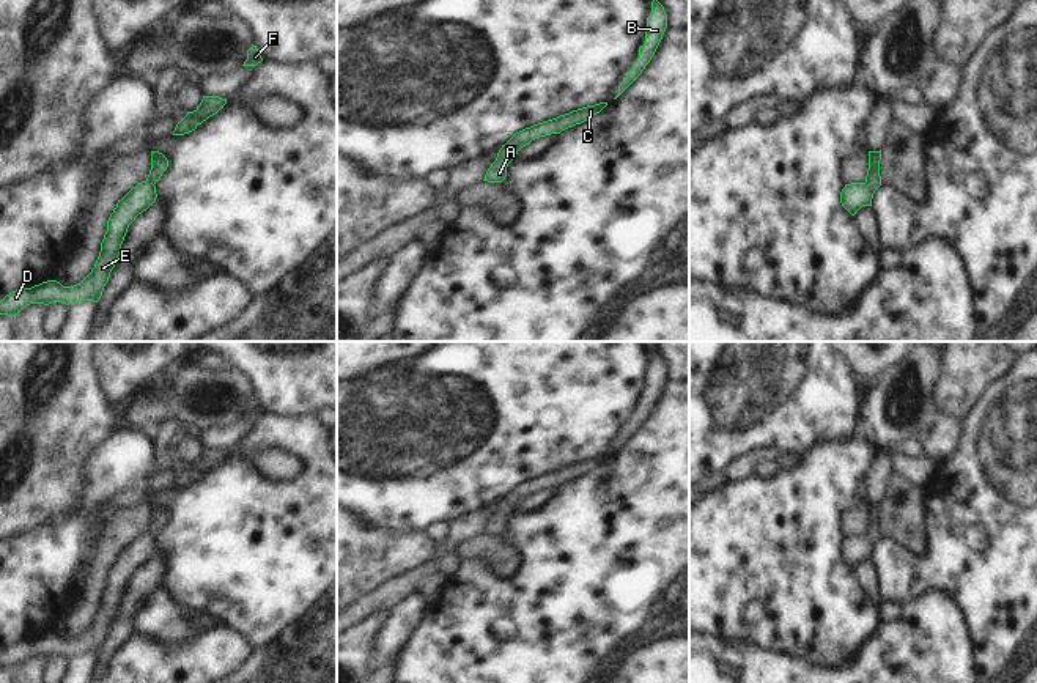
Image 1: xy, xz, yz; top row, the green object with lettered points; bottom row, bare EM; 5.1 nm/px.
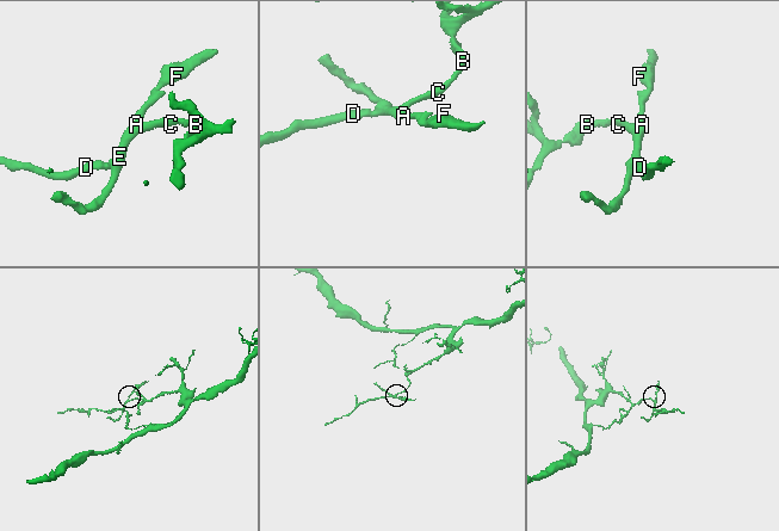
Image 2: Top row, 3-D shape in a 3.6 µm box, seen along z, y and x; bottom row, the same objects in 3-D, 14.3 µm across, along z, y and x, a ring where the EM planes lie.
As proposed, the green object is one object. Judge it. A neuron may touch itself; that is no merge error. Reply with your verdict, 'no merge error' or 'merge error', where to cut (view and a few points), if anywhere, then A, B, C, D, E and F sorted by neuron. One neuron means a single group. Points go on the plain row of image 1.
no merge error; cut none; groups A B C D E F

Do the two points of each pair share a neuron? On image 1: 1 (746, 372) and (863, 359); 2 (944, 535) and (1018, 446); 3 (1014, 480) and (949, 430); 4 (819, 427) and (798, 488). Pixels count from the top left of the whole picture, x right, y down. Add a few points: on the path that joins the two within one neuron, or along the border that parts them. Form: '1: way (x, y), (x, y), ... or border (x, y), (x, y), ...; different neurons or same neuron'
1: border (842, 358), (855, 372); different neurons
2: way (966, 513), (993, 487), (995, 472), (1000, 468); same neuron
3: border (962, 422), (955, 454), (938, 466); different neurons
4: border (848, 438), (819, 441), (803, 457); different neurons

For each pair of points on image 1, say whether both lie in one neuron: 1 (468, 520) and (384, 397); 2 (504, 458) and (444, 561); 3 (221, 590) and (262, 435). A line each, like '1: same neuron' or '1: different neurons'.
1: different neurons
2: different neurons
3: same neuron

